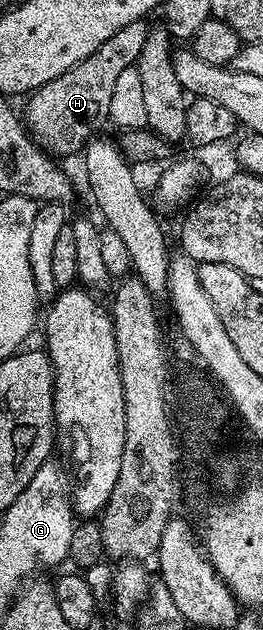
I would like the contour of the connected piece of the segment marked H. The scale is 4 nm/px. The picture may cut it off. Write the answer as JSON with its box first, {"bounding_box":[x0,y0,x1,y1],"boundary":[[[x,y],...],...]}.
{"bounding_box":[22,20,149,155],"boundary":[[[144,20],[126,24],[126,28],[114,32],[114,36],[110,36],[102,48],[90,52],[86,60],[74,64],[74,68],[62,72],[62,76],[50,80],[50,84],[42,84],[27,95],[28,107],[22,110],[23,121],[29,135],[49,155],[79,155],[99,131],[96,129],[109,121],[110,96],[114,93],[114,84],[123,70],[136,65],[142,44],[146,44],[148,39],[149,29],[149,23]]]}

